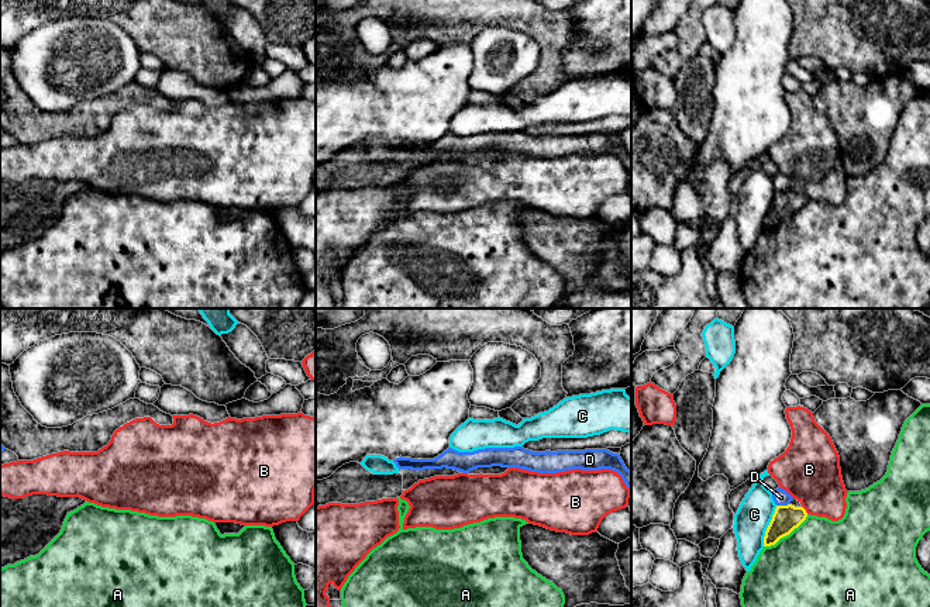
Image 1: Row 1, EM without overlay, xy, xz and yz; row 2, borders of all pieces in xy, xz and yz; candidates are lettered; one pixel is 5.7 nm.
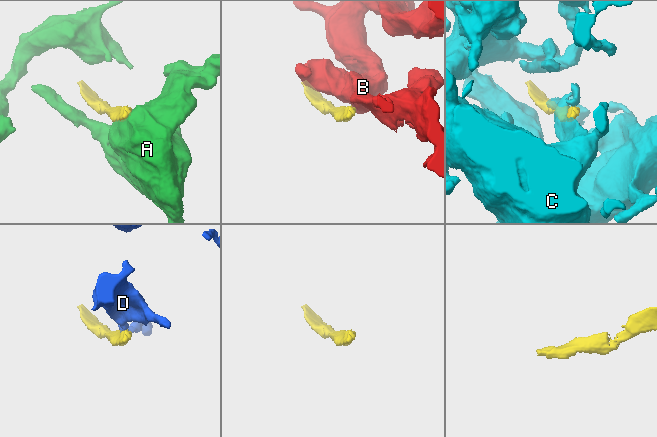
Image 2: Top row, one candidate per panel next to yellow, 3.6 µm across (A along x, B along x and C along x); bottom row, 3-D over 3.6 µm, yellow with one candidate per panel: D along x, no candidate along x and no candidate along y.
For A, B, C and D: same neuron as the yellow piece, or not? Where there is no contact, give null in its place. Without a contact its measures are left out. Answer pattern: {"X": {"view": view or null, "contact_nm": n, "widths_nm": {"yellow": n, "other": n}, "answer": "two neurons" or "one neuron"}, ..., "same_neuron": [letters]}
{"A": {"view": "yz", "contact_nm": 320, "widths_nm": {"yellow": 150, "other": 500}, "answer": "two neurons"}, "B": {"view": "yz", "contact_nm": 60, "widths_nm": {"yellow": 150, "other": 360}, "answer": "two neurons"}, "C": {"view": "yz", "contact_nm": 240, "widths_nm": {"yellow": 150, "other": 200}, "answer": "two neurons"}, "D": {"view": "yz", "contact_nm": 80, "widths_nm": {"yellow": 150, "other": 90}, "answer": "two neurons"}, "same_neuron": []}

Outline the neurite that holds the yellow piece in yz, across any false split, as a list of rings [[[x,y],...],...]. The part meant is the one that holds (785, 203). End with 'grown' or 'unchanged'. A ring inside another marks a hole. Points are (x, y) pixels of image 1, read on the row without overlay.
[[[776,190],[772,204],[765,215],[764,231],[775,230],[781,223],[789,220],[807,201],[803,192]]]; unchanged

